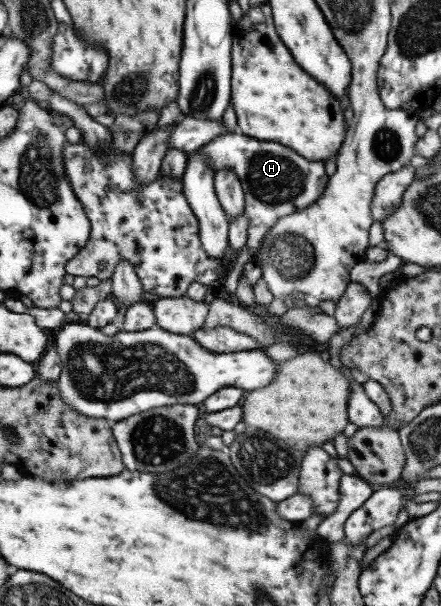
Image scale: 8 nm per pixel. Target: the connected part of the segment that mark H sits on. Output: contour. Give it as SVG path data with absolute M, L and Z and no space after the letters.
M238 131L219 135L218 138L212 139L197 151L203 151L203 156L207 156L209 164L213 166L213 171L219 172L229 168L229 170L233 170L237 174L241 185L244 186L244 214L249 222L246 246L251 255L258 254L262 241L277 221L292 213L299 213L299 211L307 209L309 205L315 203L323 195L329 181L329 176L325 172L324 161L307 161L305 157L301 157L299 153L296 153L286 145L261 141L255 137L243 135Z

